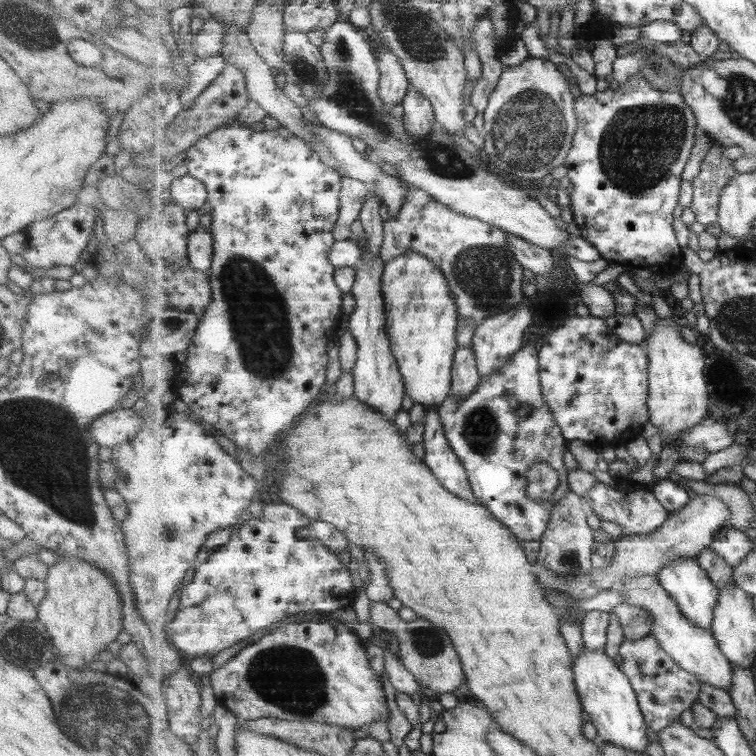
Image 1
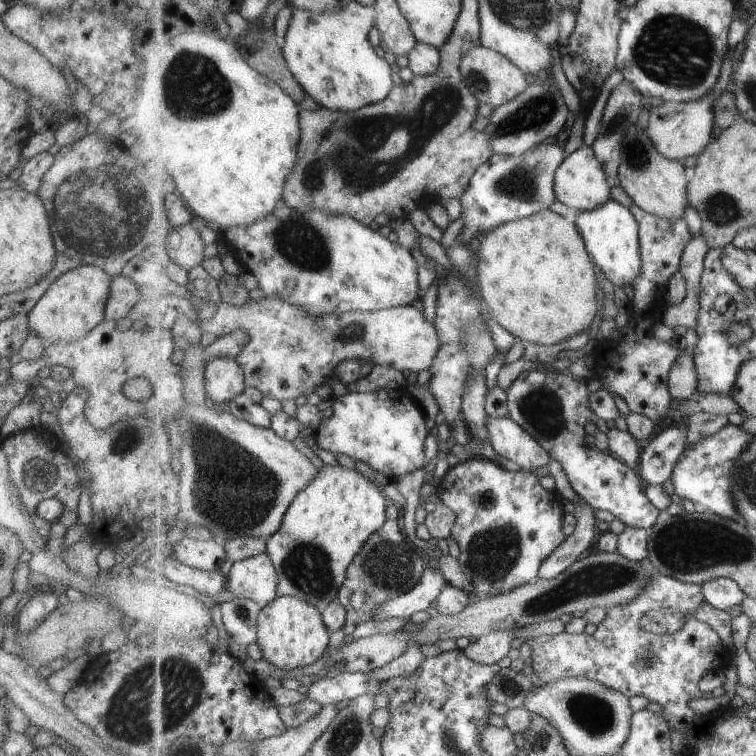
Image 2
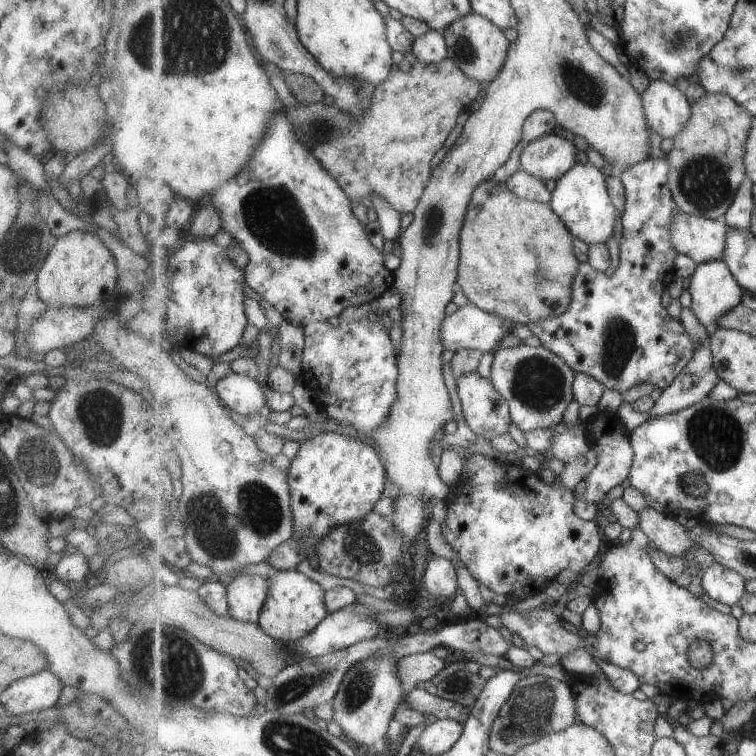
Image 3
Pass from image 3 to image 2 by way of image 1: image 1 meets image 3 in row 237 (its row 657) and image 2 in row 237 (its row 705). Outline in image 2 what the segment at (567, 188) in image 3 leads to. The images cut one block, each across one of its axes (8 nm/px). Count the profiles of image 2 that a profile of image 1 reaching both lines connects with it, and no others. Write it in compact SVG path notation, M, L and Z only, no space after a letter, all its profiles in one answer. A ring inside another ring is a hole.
M609 200L597 210L579 211L575 223L586 241L592 259L615 286L623 288L641 274L644 259L641 258L640 222L637 222L636 215L630 208Z

